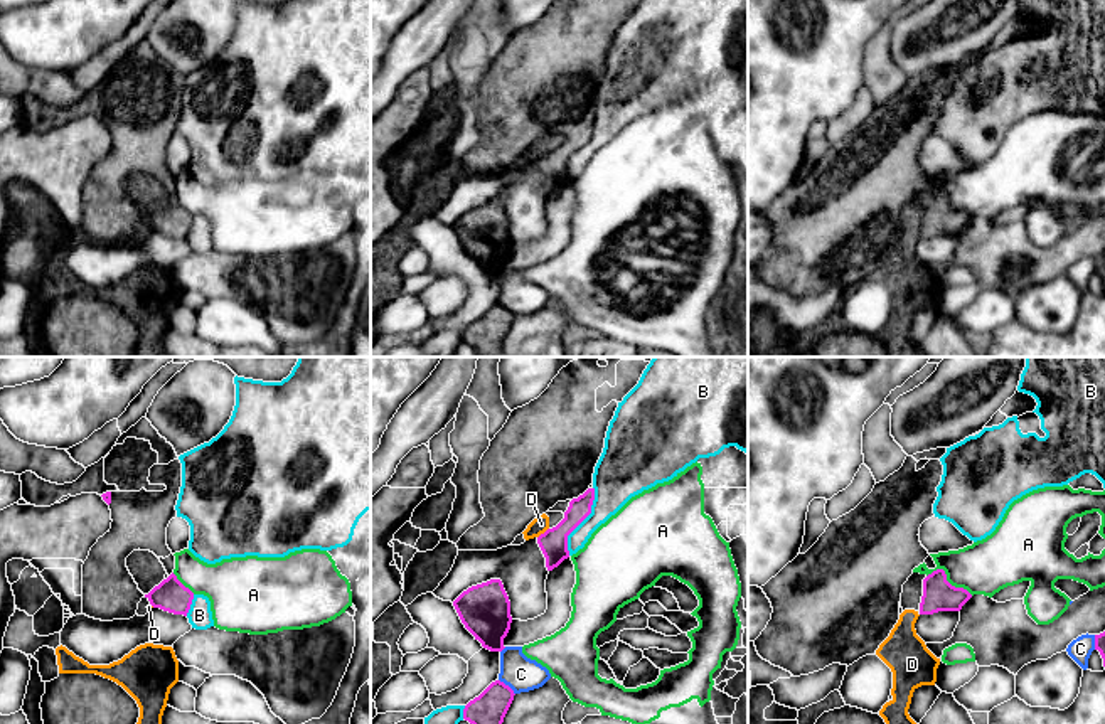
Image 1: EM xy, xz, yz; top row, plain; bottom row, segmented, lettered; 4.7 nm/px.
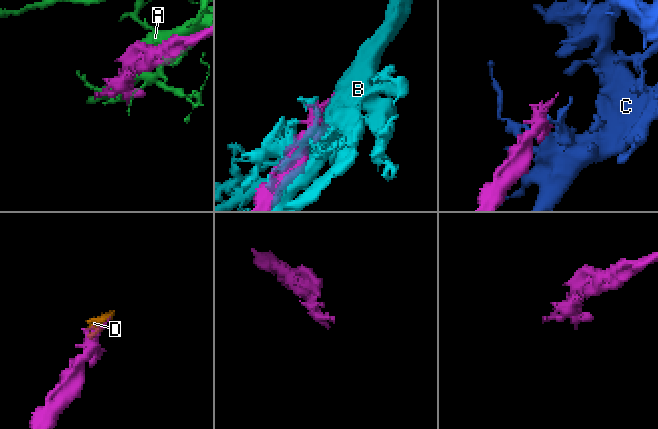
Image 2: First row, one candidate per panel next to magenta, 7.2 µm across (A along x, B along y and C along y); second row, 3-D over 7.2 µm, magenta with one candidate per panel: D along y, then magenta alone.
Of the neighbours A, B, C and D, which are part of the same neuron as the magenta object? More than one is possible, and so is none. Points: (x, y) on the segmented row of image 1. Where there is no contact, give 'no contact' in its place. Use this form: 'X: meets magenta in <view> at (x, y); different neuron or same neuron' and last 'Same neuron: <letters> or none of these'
A: meets magenta in yz at (945, 580); different neuron
B: meets magenta in xz at (583, 519); different neuron
C: meets magenta in xz at (507, 686); different neuron
D: meets magenta in xz at (544, 532); different neuron
Same neuron: none of these

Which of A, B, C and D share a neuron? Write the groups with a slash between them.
A / B / C / D

